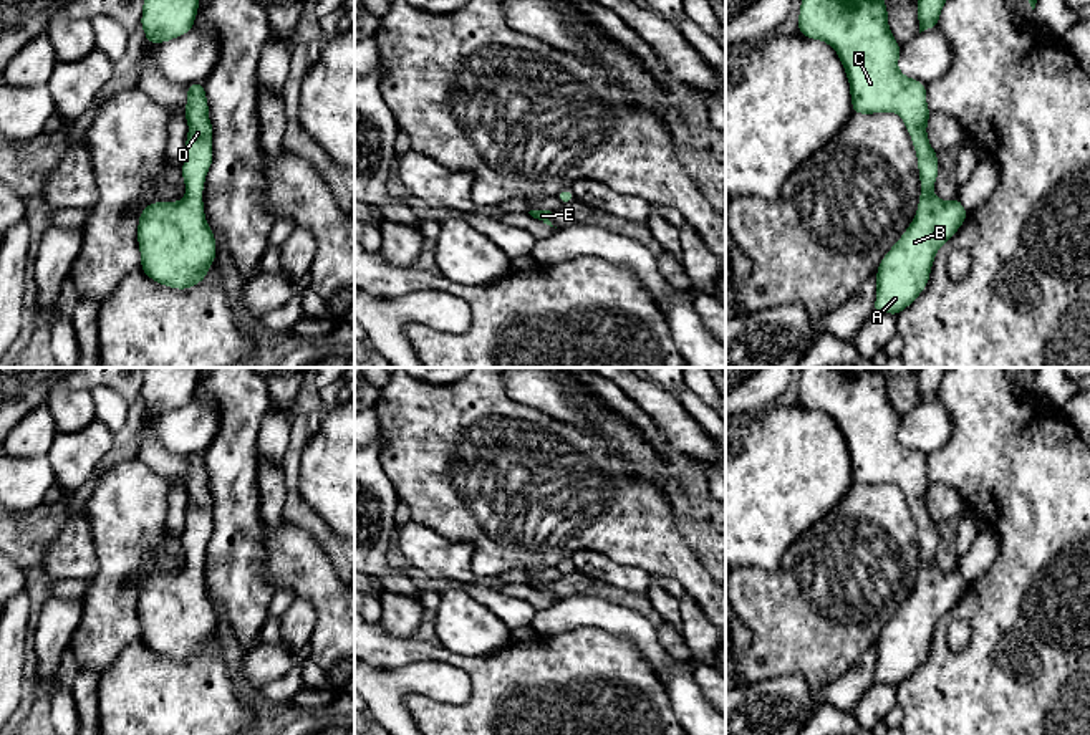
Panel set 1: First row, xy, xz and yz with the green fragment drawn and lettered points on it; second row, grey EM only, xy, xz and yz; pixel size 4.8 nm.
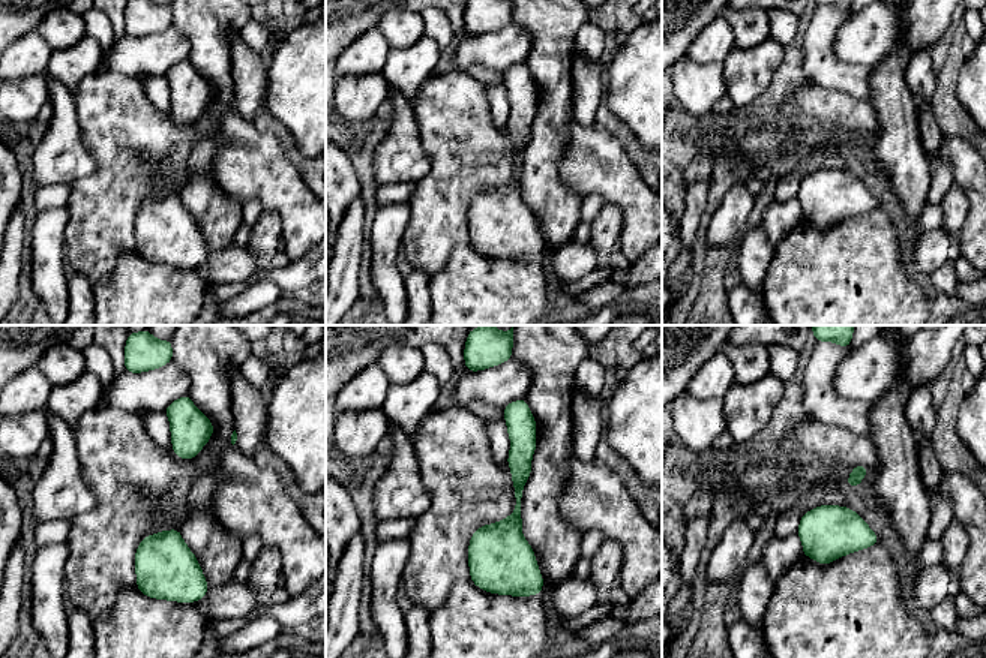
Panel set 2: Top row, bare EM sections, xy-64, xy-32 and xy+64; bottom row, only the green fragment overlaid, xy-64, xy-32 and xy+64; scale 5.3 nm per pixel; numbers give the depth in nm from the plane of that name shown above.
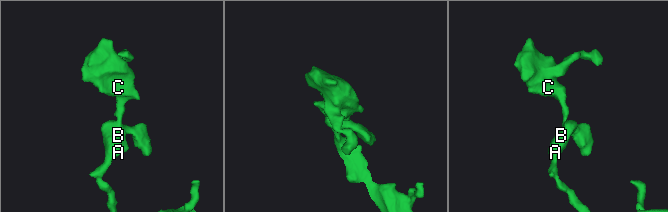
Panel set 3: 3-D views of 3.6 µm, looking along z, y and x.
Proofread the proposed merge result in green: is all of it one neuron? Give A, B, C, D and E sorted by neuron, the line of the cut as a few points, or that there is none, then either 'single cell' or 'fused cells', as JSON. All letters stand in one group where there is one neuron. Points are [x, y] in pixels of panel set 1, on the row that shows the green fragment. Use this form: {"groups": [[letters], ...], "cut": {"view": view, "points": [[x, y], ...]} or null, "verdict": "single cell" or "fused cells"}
{"groups": [["A", "B", "C", "D", "E"]], "cut": null, "verdict": "single cell"}

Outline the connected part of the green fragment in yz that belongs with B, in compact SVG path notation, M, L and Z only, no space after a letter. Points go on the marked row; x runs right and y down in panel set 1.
M802 0L798 33L825 41L837 51L850 83L853 113L875 114L885 111L899 114L913 141L921 182L919 204L909 227L878 263L873 308L873 313L898 316L926 288L939 247L954 237L967 217L967 210L957 197L941 200L931 194L939 174L939 164L938 152L931 147L926 132L931 116L926 104L926 84L904 76L898 70L901 48L890 30L885 0Z

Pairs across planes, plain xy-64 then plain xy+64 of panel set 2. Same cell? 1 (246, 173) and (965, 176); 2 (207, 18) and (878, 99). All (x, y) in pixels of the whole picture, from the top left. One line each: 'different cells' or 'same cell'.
1: same cell
2: same cell

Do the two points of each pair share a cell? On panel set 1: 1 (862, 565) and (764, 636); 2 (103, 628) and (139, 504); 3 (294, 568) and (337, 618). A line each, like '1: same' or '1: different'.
1: same
2: same
3: same

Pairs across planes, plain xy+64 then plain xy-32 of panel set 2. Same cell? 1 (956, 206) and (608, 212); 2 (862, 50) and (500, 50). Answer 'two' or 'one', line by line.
1: one
2: one

